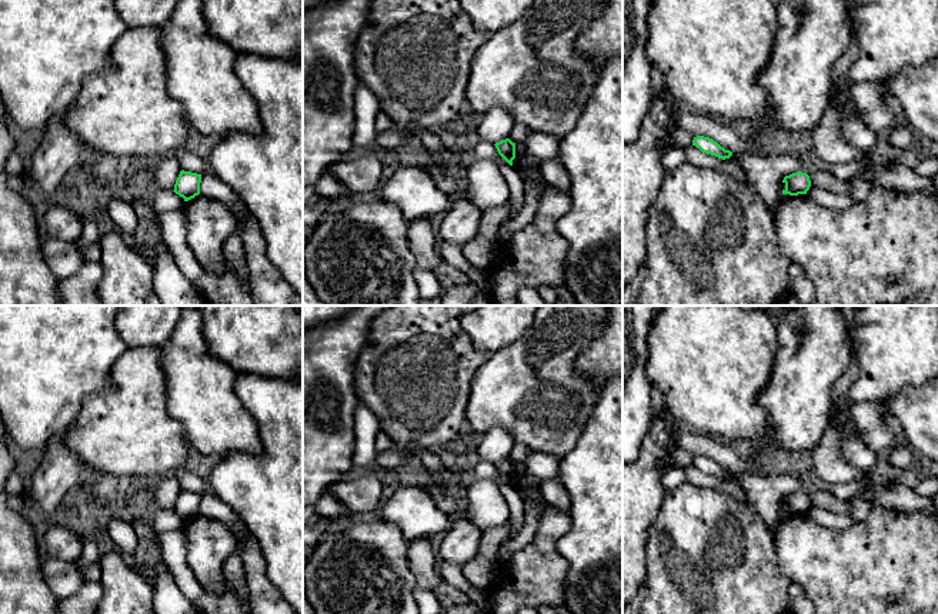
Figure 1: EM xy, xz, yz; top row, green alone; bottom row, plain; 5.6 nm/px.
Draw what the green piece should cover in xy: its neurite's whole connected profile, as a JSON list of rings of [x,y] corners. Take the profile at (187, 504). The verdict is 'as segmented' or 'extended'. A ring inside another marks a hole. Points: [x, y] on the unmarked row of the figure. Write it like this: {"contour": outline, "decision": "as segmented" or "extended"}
{"contour": [[[181,490],[173,511],[188,521],[200,514],[200,503],[201,494]]], "decision": "as segmented"}

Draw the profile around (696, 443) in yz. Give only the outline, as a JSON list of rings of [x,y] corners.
[[[670,418],[667,421],[670,434],[675,438],[678,448],[684,448],[692,457],[704,456],[717,461],[725,470],[732,473],[757,474],[757,465],[744,458],[731,447],[718,443],[714,437],[704,436],[697,431],[680,431],[677,423]]]

